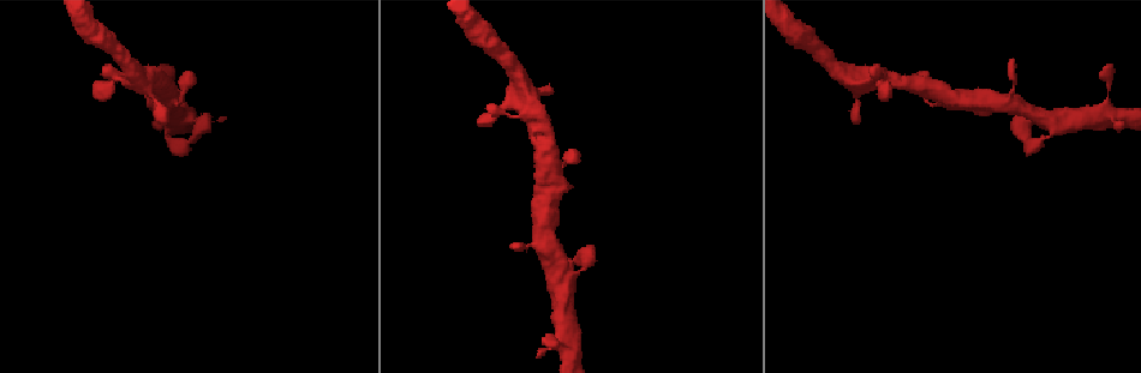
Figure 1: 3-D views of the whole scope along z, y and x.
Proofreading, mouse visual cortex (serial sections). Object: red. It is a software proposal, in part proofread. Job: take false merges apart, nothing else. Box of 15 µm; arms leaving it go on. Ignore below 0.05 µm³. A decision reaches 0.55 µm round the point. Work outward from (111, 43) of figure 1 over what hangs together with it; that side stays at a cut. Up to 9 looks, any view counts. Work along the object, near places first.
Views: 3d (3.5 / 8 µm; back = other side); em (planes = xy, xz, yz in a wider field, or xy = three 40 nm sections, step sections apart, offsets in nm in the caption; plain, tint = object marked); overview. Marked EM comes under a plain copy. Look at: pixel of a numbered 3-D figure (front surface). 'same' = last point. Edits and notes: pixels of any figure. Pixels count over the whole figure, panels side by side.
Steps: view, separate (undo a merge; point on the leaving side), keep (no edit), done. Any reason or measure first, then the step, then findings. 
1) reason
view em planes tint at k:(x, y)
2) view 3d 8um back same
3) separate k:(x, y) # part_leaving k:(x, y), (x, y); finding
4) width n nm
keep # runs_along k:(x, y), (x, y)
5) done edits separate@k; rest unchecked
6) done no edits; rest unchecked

view 3d 3.5um at 1:(529, 102)

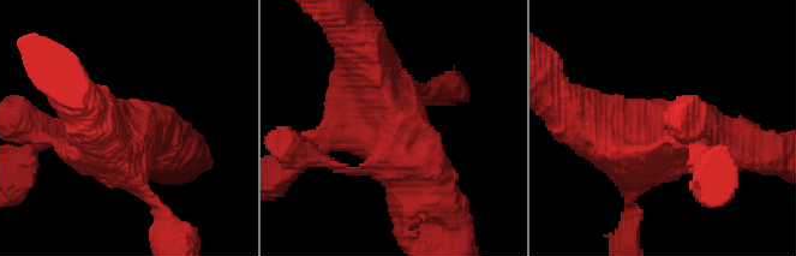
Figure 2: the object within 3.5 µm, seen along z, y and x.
view em planes tint at 2:(399, 119)

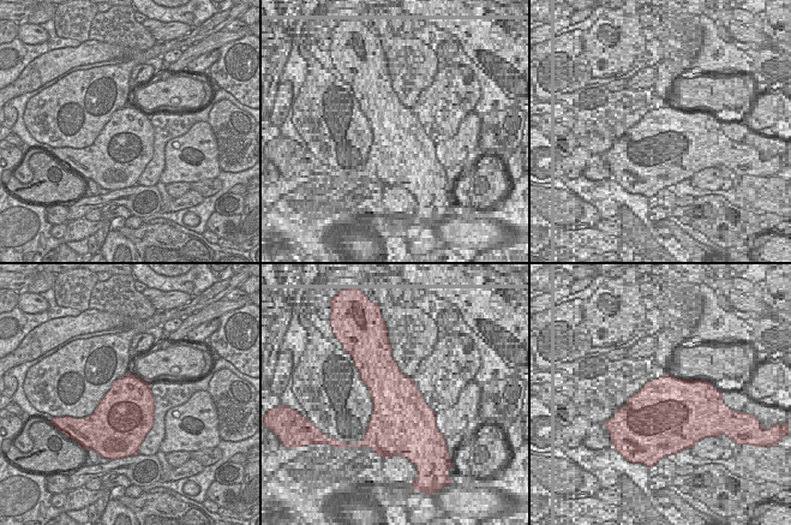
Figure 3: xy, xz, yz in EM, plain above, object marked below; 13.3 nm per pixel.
cut it another way
view em xy step 1 tint same

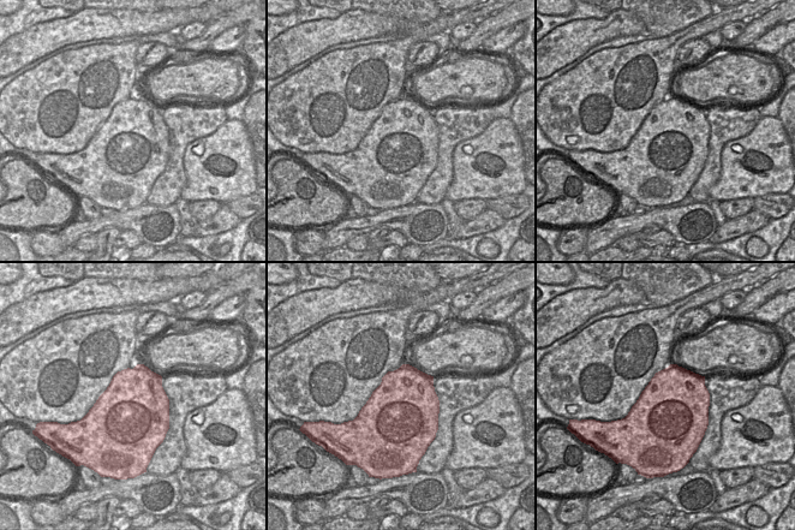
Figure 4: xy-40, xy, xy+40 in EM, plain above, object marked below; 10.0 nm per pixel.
keep # runs_along 2:(357, 39), (416, 168); continuous, no second cell

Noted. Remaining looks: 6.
narrows sharply
view 3d 3.5um back at 1:(556, 174)

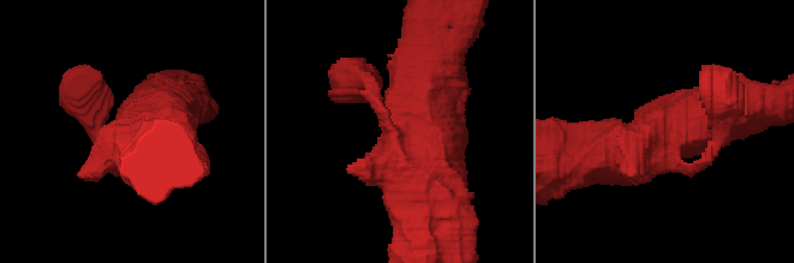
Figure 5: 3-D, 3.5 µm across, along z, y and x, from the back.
view em xy step 5 tint at 5:(400, 134)

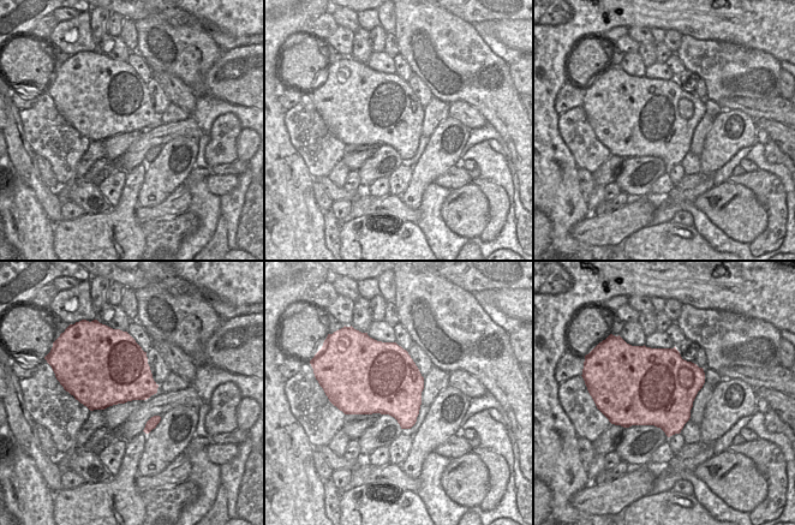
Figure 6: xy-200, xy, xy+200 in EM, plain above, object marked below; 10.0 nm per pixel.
keep # runs_along 5:(742, 106), (596, 154); all the same cell

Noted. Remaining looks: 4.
abrupt turn
view 3d 3.5um at 1:(567, 279)

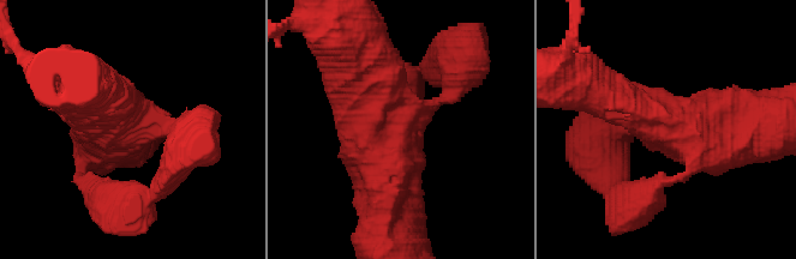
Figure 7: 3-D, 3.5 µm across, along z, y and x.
view em xy step 2 tint at 7:(393, 119)

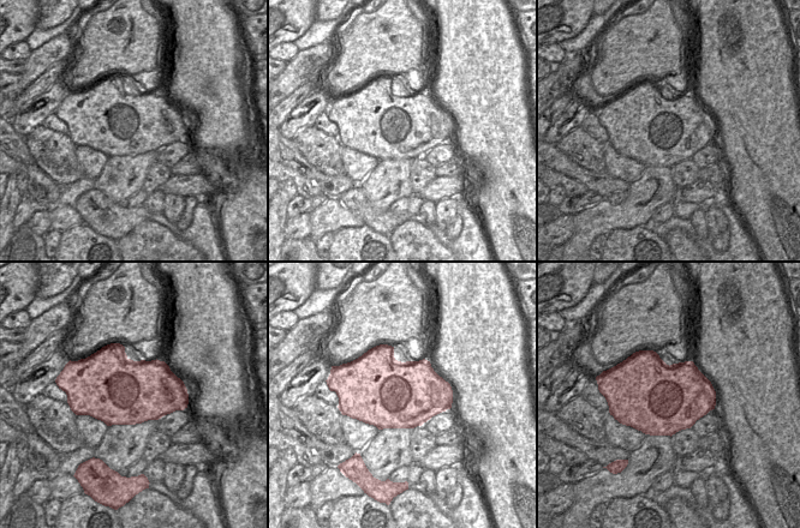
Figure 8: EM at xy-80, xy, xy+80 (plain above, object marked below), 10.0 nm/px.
keep # runs_along 7:(355, 71), (388, 162), (388, 211); all the same cell

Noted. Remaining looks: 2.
narrows sharply
view em xy step 3 tint at 1:(1106, 108)

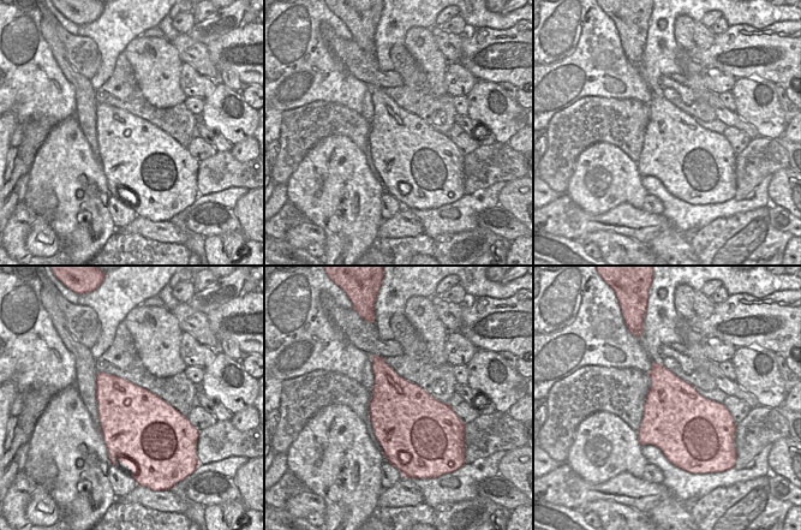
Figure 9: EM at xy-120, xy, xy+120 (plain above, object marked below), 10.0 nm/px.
view 3d 3.5um same

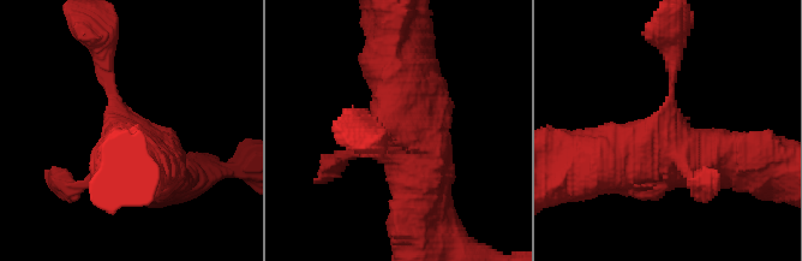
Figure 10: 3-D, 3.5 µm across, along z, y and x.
keep # all the same cell

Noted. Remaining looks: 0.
done no edits; rest unchecked

